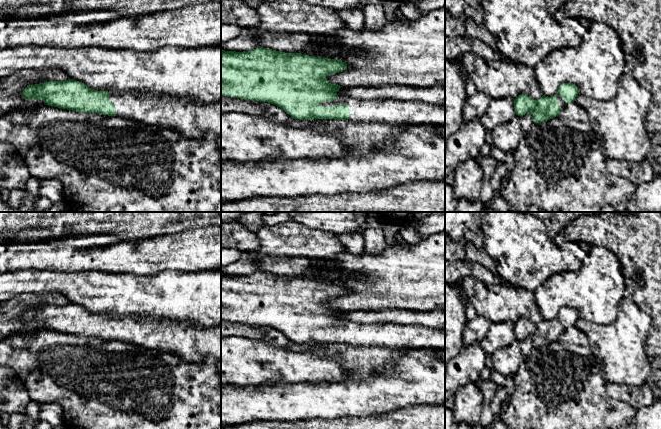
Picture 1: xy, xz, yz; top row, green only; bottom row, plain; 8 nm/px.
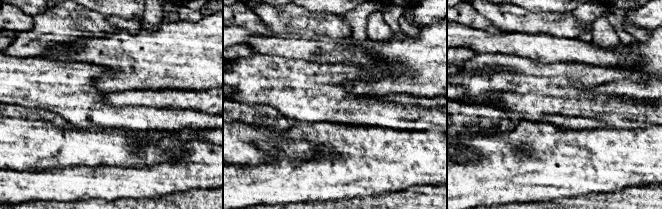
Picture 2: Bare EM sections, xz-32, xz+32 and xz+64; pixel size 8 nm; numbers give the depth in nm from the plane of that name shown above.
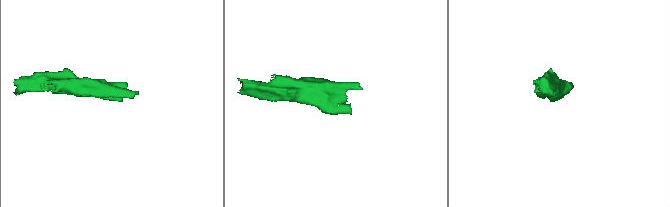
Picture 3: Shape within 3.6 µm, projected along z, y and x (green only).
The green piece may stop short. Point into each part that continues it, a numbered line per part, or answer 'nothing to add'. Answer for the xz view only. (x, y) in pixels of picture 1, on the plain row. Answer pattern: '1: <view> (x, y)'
1: xz (391, 335)

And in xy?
1: xy (194, 344)

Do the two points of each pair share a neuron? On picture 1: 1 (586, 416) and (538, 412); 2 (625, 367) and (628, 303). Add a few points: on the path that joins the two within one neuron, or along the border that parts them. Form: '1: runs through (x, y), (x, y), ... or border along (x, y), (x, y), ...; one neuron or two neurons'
1: runs through (574, 414), (550, 414); one neuron
2: runs through (625, 351), (628, 319); one neuron

